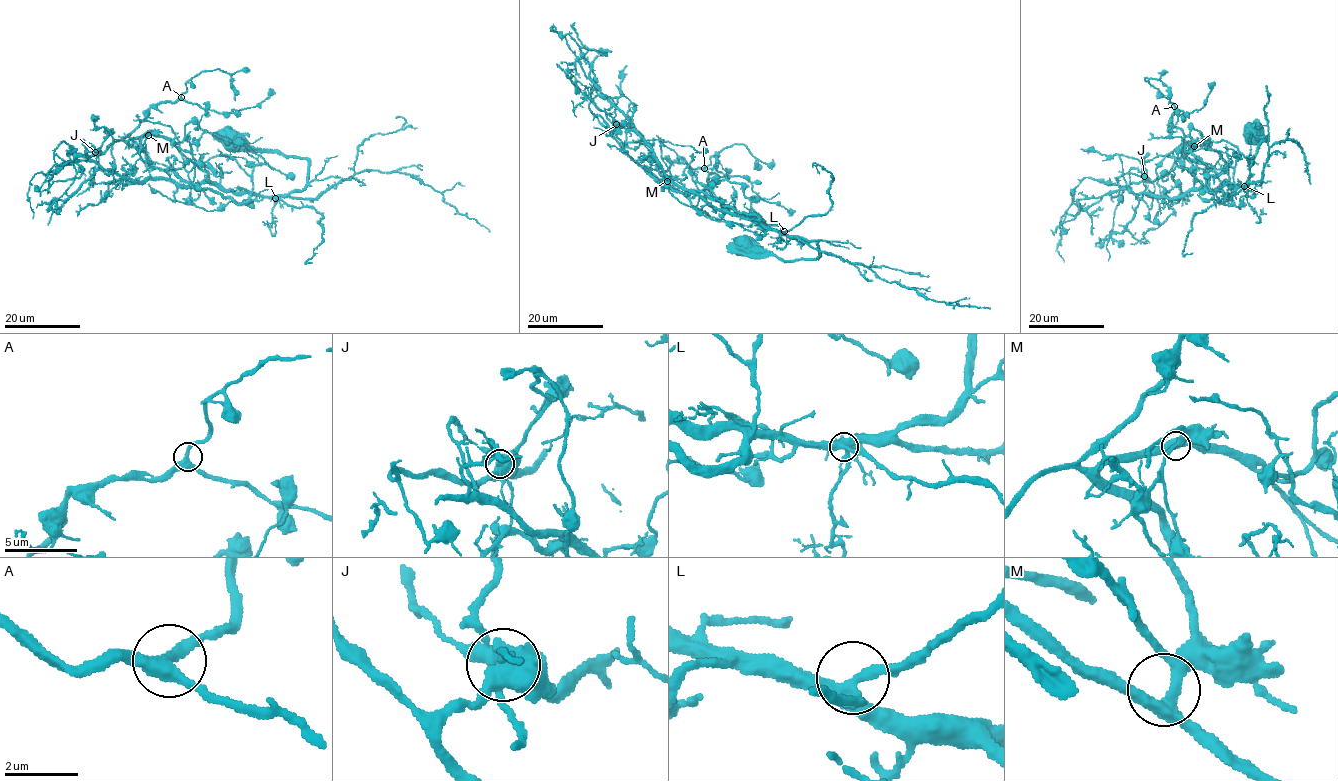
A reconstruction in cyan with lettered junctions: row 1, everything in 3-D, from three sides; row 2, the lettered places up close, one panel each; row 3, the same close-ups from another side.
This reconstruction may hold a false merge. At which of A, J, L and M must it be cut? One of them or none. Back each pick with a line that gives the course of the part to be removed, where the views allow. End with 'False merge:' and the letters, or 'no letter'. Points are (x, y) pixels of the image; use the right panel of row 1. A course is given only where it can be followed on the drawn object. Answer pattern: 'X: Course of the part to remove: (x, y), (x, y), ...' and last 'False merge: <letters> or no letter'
False merge: no letter

